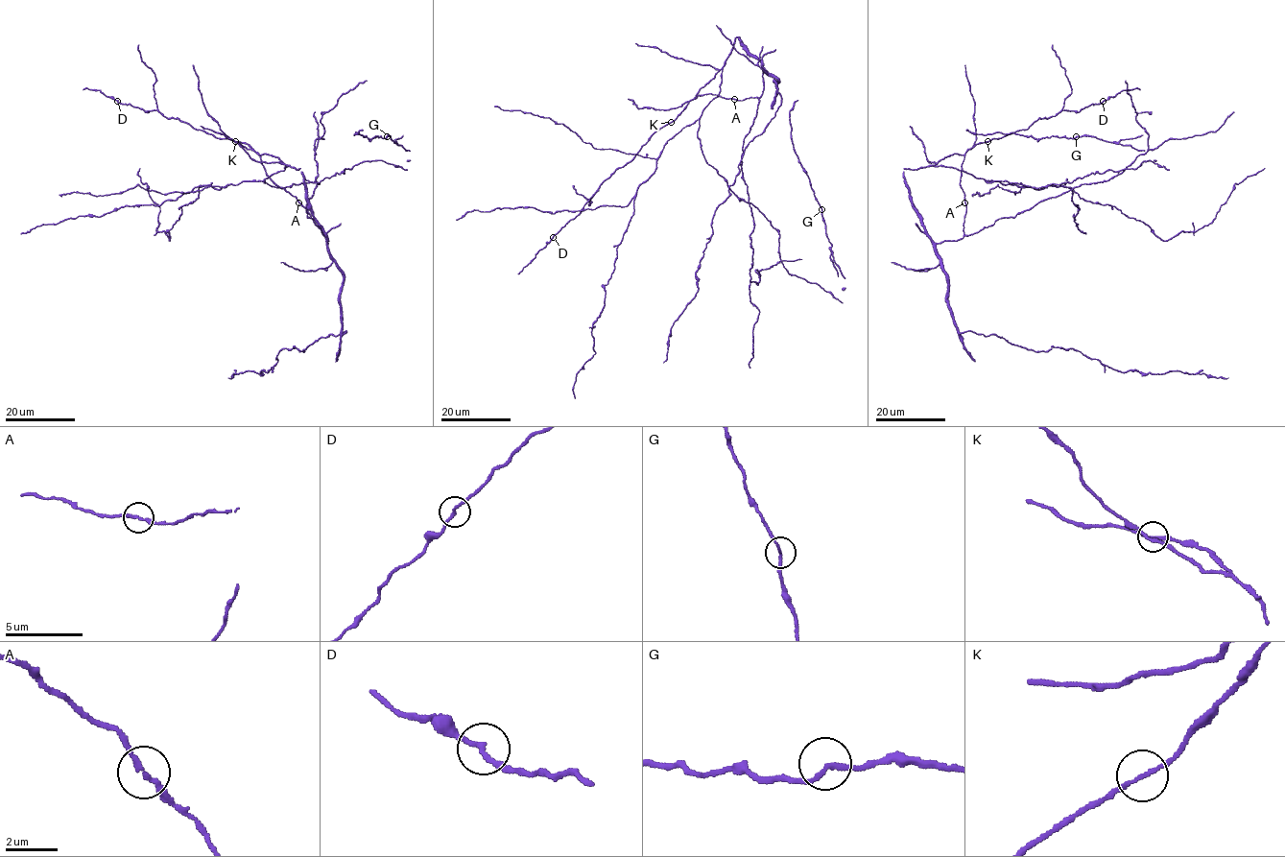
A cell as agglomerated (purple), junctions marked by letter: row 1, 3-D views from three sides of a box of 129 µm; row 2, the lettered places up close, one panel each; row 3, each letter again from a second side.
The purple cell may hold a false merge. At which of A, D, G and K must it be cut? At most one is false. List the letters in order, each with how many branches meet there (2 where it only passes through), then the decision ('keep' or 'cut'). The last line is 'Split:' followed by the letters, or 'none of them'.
A: 2 branches meet; keep
D: 2 branches meet; keep
G: 2 branches meet; keep
K: 2 branches meet; keep
Split: none of them

